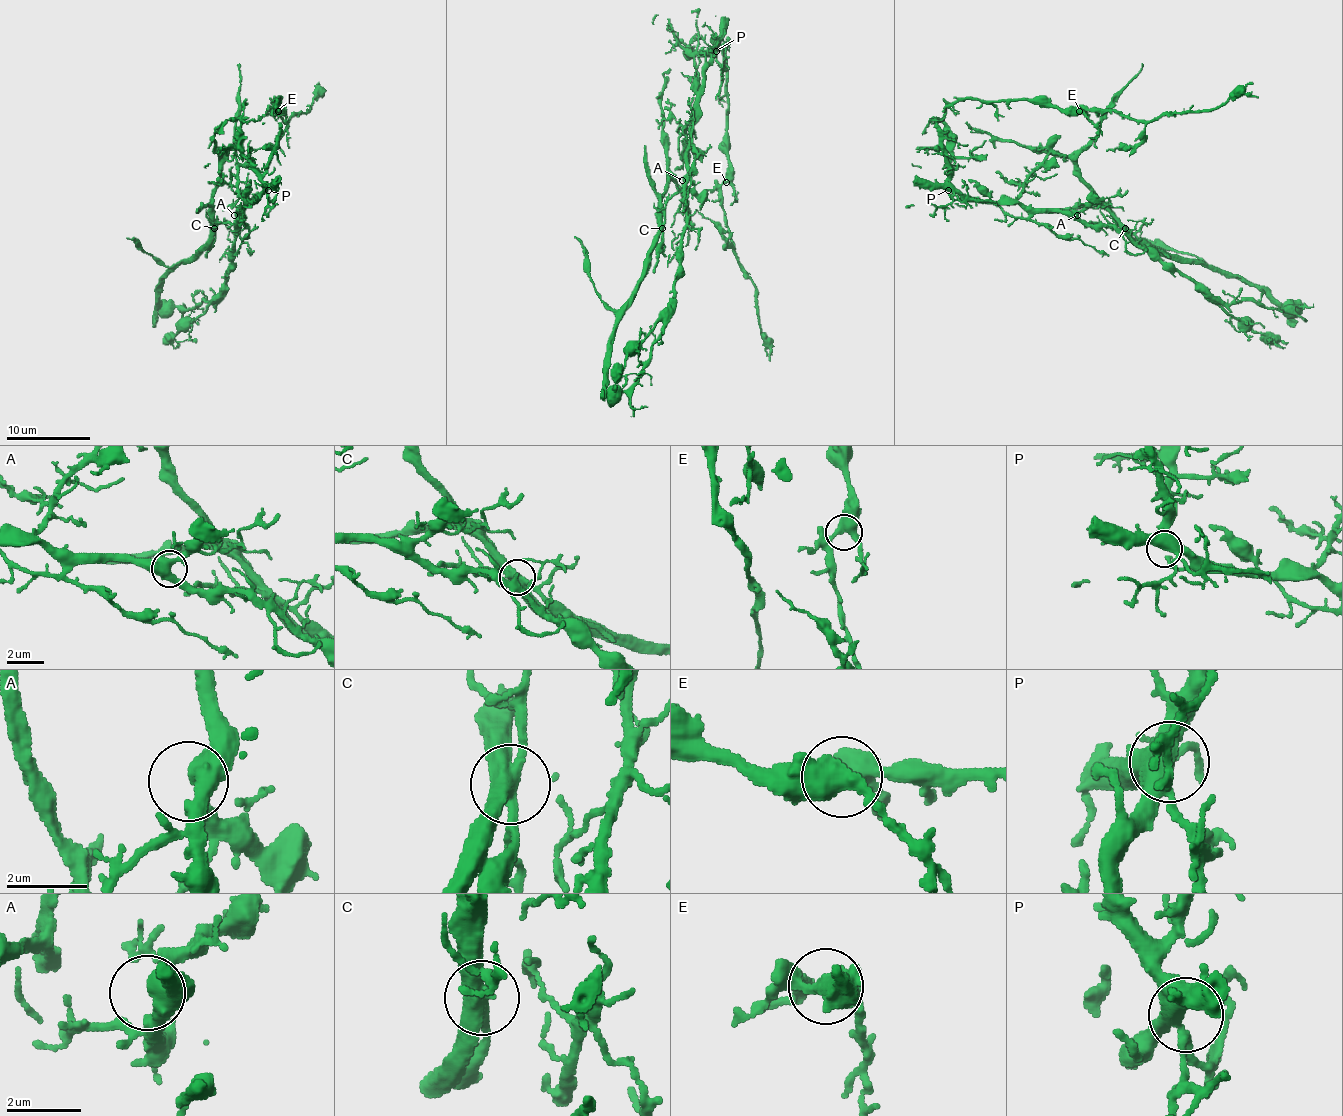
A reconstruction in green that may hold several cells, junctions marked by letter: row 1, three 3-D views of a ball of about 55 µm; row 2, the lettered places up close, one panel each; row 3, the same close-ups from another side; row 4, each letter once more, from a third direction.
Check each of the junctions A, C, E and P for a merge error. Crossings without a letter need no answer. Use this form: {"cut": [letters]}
{"cut": ["C"]}

